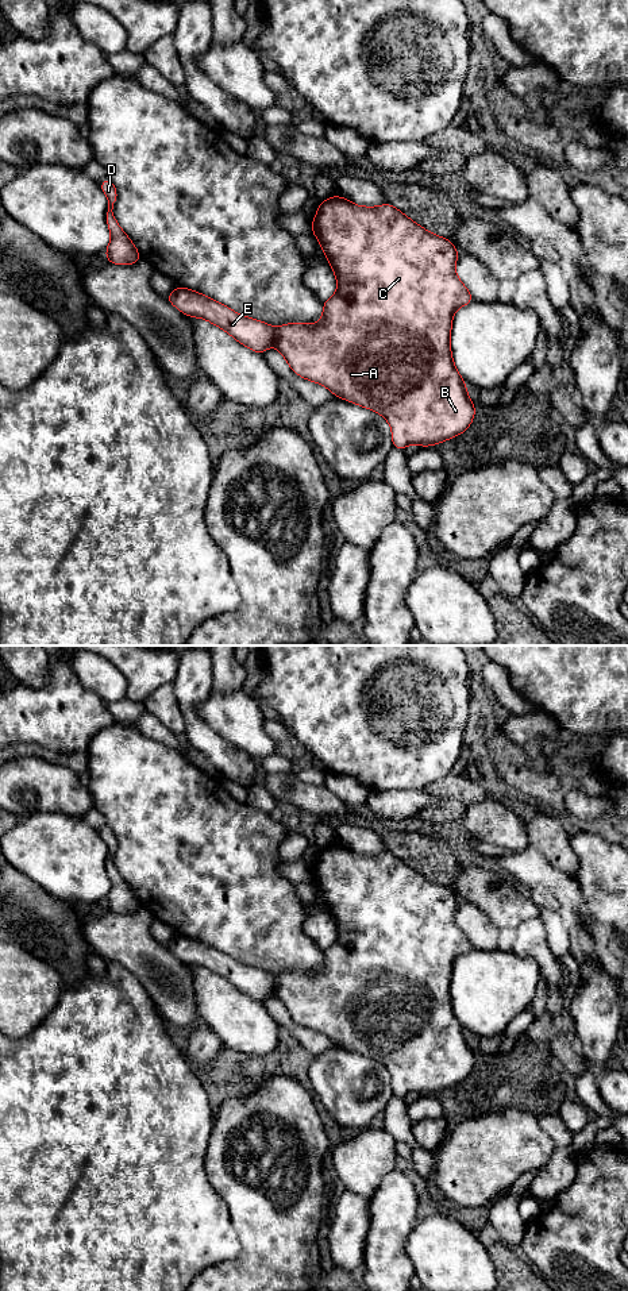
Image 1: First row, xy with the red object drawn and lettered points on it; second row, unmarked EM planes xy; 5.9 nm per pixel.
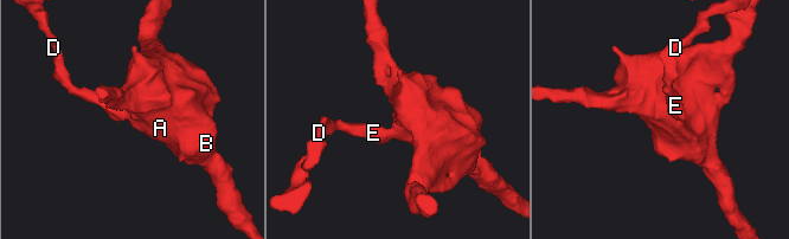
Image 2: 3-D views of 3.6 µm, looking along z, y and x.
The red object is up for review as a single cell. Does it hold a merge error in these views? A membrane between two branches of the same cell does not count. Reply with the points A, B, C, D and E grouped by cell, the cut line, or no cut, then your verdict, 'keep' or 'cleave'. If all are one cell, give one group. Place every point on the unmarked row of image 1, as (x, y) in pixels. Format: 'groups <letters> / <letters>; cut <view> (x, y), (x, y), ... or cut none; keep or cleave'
groups A B C / D E; cut xy (276, 977), (273, 991); cleave

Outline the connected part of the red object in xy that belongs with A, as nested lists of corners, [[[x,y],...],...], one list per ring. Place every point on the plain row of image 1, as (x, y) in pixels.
[[[332,844],[321,849],[312,874],[312,882],[319,887],[320,895],[336,924],[336,941],[323,951],[323,966],[315,972],[289,971],[274,979],[274,994],[284,1003],[289,1016],[301,1026],[320,1032],[330,1037],[335,1045],[344,1047],[366,1057],[373,1057],[386,1067],[392,1075],[393,1097],[404,1098],[408,1092],[421,1095],[434,1094],[463,1082],[475,1064],[475,1055],[466,1038],[466,1030],[458,1021],[451,1003],[451,974],[458,956],[470,952],[474,947],[455,921],[458,898],[450,887],[431,882],[407,863],[386,851],[380,855],[355,853],[344,845]]]

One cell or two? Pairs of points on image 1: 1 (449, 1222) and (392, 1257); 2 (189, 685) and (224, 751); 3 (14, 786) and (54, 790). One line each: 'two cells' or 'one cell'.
1: two cells
2: one cell
3: one cell

